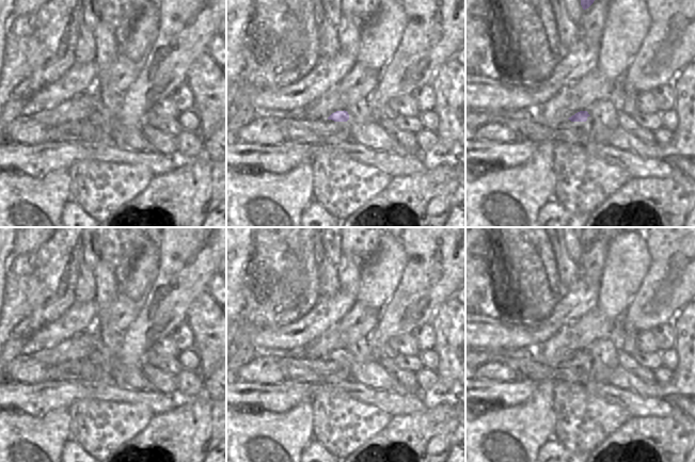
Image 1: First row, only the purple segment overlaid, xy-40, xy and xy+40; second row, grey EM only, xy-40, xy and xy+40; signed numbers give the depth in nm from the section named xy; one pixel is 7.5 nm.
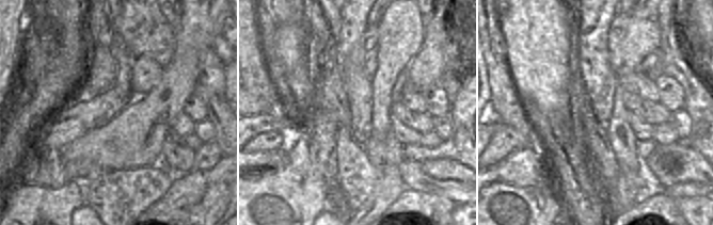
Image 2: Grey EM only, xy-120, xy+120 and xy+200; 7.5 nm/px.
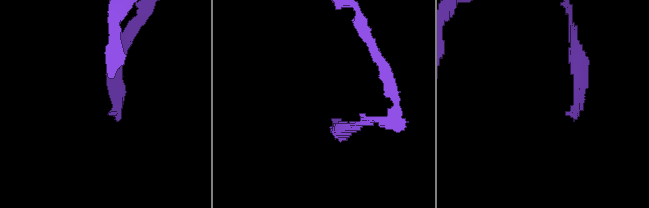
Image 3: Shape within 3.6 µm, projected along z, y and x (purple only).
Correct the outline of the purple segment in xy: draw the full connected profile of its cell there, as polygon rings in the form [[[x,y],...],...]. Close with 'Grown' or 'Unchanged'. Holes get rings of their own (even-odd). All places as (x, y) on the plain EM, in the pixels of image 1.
[[[336,350],[332,352],[328,359],[332,359],[334,361],[347,361],[349,359],[349,353],[347,350]]]. Unchanged

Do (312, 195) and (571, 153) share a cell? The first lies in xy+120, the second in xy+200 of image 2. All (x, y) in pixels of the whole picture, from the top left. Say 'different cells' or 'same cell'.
different cells

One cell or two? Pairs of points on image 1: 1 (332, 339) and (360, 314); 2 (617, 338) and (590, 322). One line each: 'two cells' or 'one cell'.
1: one cell
2: two cells

